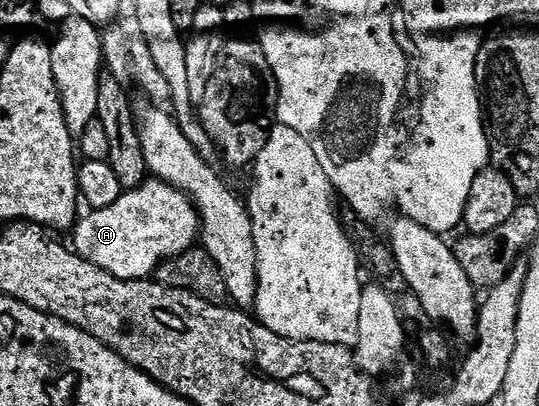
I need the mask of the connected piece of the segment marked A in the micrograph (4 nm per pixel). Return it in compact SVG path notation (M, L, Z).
M147 180L134 190L123 192L116 204L90 210L87 215L79 217L73 227L74 253L123 282L149 279L162 262L180 257L200 238L194 203L167 182Z

